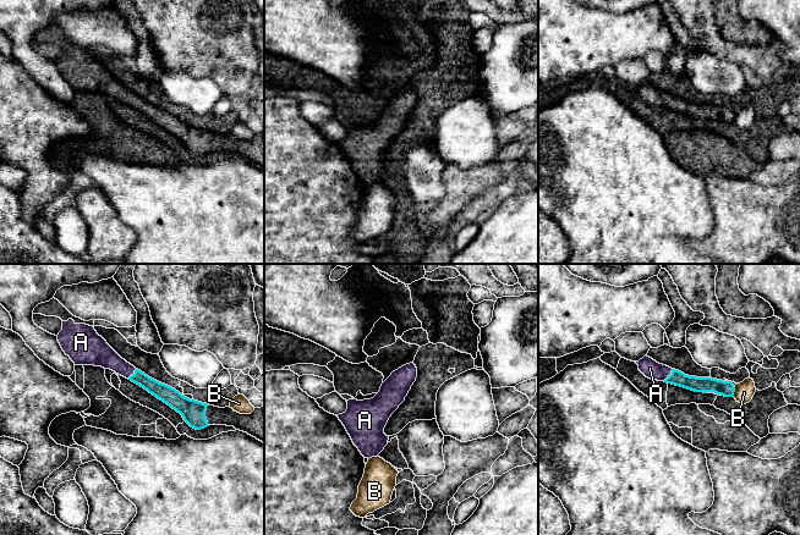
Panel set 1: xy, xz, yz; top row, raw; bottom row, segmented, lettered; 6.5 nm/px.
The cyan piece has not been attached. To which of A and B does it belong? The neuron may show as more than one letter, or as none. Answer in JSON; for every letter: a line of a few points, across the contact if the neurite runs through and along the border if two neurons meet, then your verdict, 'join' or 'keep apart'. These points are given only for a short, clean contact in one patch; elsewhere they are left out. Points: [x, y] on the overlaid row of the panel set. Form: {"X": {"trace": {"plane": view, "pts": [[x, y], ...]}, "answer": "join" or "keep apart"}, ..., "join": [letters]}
{"A": {"answer": "join"}, "B": {"trace": {"plane": "yz", "pts": [[735, 387], [733, 396]]}, "answer": "keep apart"}, "join": ["A"]}

